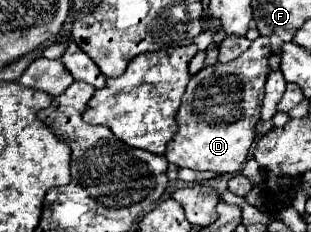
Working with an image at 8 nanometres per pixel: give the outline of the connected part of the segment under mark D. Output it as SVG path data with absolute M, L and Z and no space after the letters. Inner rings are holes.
M259 36L239 58L227 64L217 62L213 66L205 66L199 70L199 74L193 74L177 112L179 132L165 150L165 156L171 164L191 170L209 170L215 174L233 174L241 170L255 140L257 122L261 118L261 102L269 76L269 56L271 42L267 36ZM223 78L233 78L235 82L231 84L237 88L229 84L221 86Z

